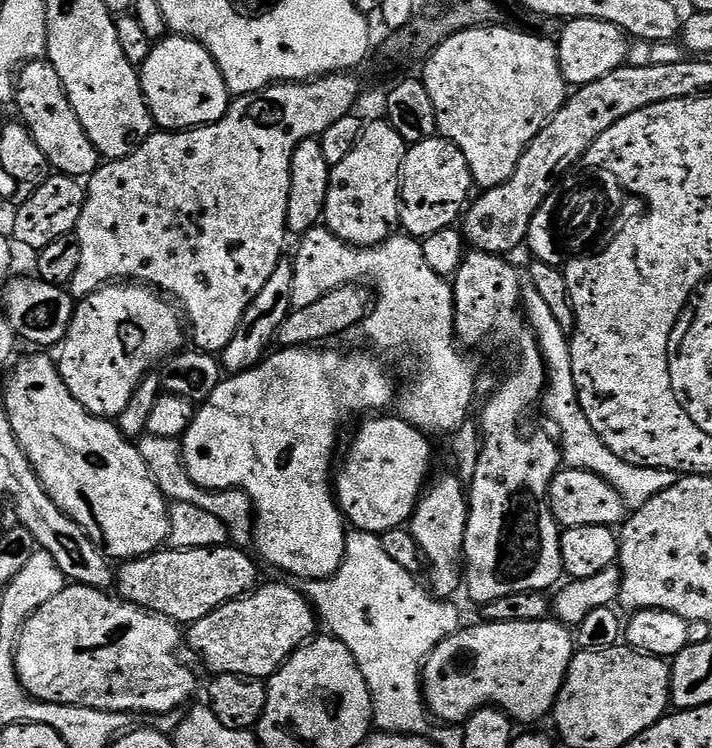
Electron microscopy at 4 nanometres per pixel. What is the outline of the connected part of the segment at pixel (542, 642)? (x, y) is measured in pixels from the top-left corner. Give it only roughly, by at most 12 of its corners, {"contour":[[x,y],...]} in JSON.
{"contour":[[555,618],[479,623],[425,660],[429,713],[547,717],[578,648]]}

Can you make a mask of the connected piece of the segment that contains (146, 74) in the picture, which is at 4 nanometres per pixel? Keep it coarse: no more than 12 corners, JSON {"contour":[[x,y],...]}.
{"contour":[[169,34],[139,65],[155,127],[217,124],[230,93],[218,62]]}

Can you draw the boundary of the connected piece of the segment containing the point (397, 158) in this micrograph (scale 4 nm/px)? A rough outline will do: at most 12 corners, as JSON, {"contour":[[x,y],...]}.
{"contour":[[387,119],[331,165],[323,223],[373,248],[401,227],[409,147]]}

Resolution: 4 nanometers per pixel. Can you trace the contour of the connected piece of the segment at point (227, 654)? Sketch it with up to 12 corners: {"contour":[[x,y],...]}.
{"contour":[[266,584],[187,629],[209,673],[267,681],[317,635],[301,589]]}

